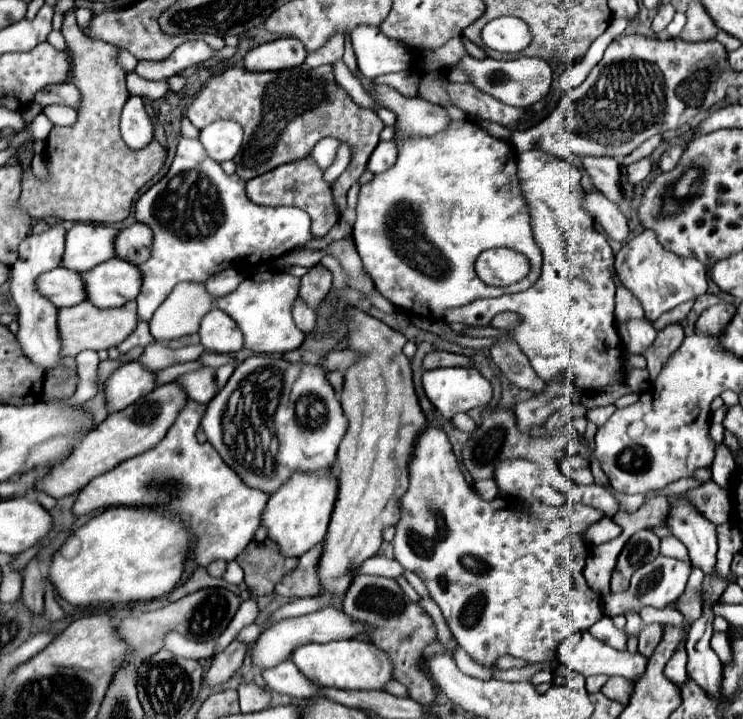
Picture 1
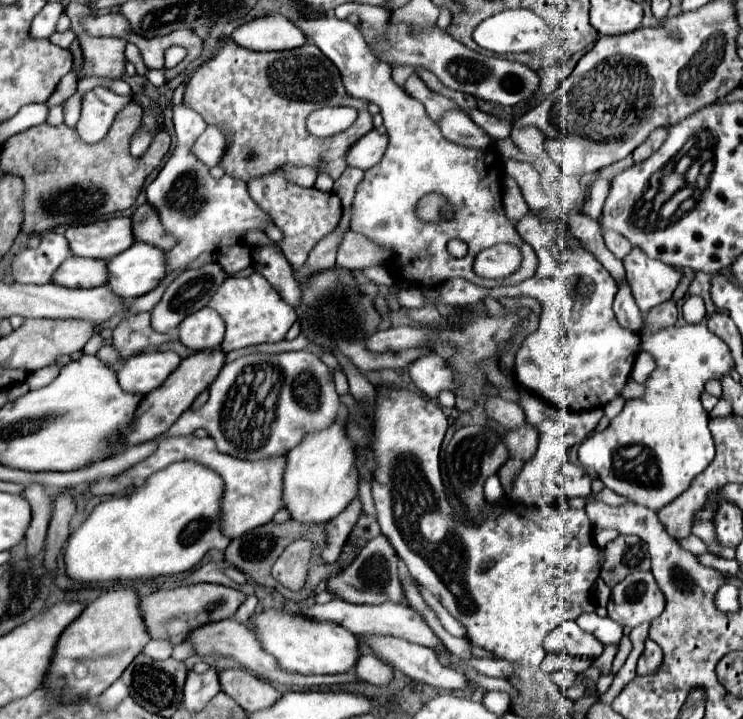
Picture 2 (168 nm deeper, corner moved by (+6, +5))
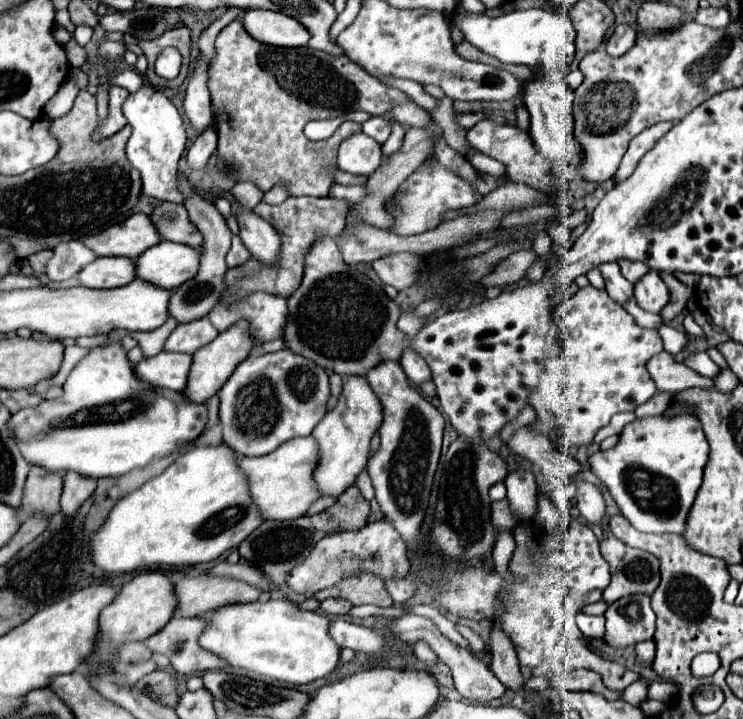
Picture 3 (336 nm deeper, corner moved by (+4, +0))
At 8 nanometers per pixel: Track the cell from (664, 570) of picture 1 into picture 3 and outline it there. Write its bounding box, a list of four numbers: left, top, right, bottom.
[603,595,655,649]

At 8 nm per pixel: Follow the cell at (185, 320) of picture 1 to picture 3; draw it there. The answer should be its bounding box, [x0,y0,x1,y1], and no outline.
[169,171,231,323]

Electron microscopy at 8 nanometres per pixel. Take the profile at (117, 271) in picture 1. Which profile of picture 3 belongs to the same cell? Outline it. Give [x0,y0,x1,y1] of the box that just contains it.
[137,243,199,289]

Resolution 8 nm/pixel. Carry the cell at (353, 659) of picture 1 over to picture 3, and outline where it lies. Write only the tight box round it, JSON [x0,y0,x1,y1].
[199,599,339,685]

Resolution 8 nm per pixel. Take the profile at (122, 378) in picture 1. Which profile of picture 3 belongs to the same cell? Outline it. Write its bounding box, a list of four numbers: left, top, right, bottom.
[135,351,193,391]

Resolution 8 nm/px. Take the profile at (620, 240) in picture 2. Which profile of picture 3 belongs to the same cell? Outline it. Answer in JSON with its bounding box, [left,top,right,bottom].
[619,261,649,283]

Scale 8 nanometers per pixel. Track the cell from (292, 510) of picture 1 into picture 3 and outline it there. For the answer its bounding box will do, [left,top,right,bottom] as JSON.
[311,375,383,495]

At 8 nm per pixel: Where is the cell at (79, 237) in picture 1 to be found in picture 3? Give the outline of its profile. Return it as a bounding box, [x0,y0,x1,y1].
[83,213,159,259]

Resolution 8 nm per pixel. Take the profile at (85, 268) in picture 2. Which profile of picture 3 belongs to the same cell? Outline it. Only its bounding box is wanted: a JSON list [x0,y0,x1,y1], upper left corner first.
[79,257,135,289]

